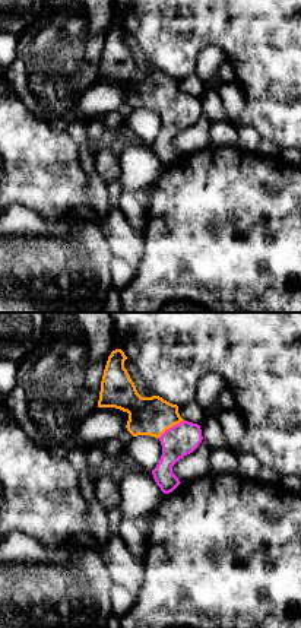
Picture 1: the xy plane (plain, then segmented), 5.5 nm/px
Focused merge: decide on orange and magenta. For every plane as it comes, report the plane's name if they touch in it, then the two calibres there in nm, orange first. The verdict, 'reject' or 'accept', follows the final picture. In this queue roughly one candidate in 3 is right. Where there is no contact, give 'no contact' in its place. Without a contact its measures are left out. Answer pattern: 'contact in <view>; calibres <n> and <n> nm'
contact in xy; calibres 220 and 180 nm

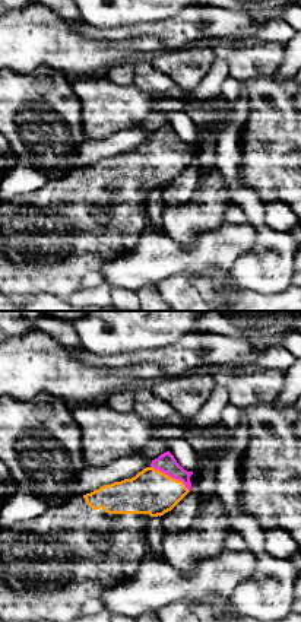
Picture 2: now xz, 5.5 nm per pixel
contact in xz; calibres 240 and 110 nm

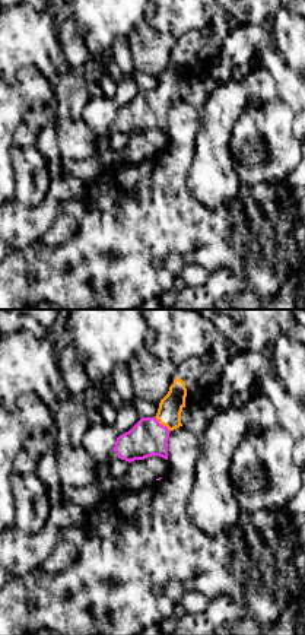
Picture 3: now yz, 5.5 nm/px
contact in yz; calibres 130 and 200 nm

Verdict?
accept

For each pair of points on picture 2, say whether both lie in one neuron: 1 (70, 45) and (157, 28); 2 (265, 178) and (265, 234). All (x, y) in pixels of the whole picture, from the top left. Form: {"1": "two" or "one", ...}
{"1": "two", "2": "two"}

